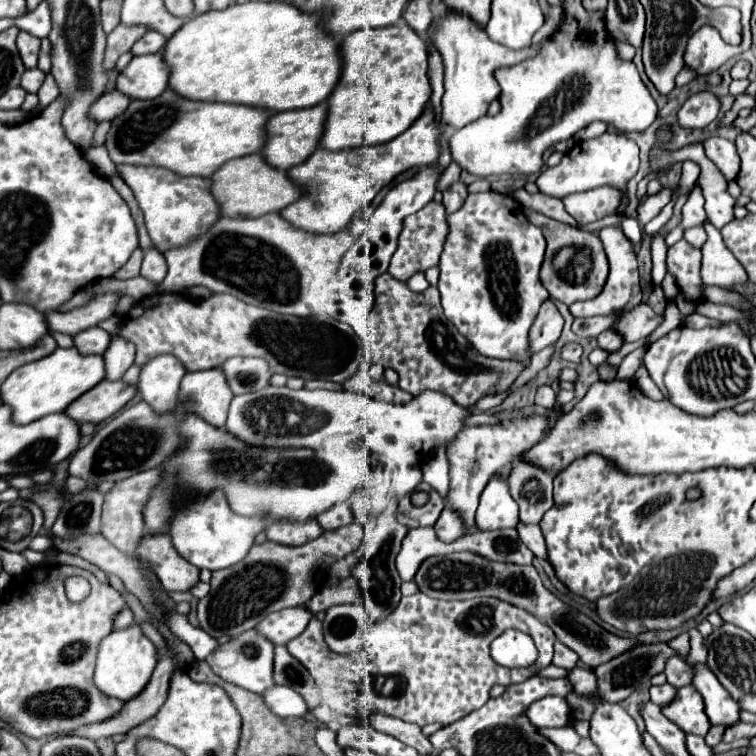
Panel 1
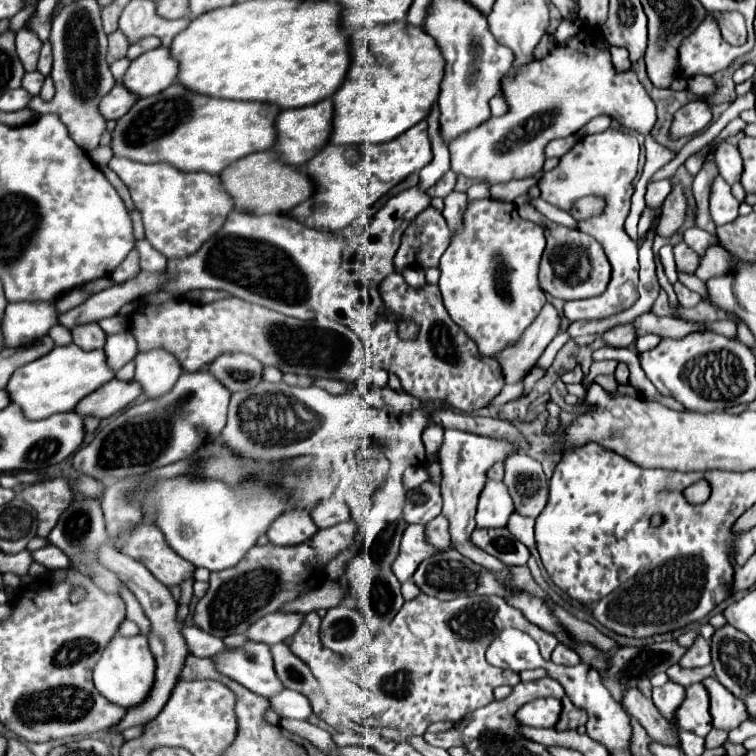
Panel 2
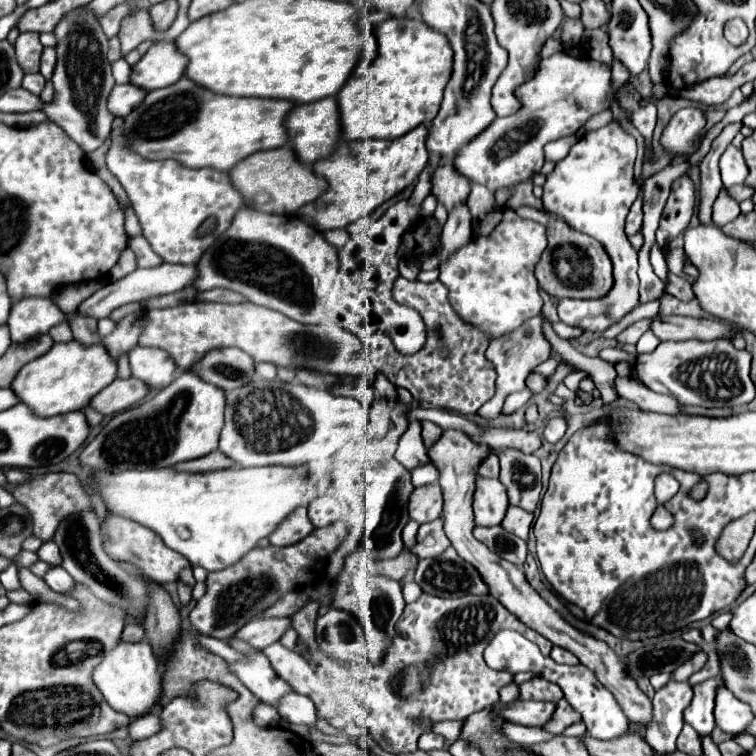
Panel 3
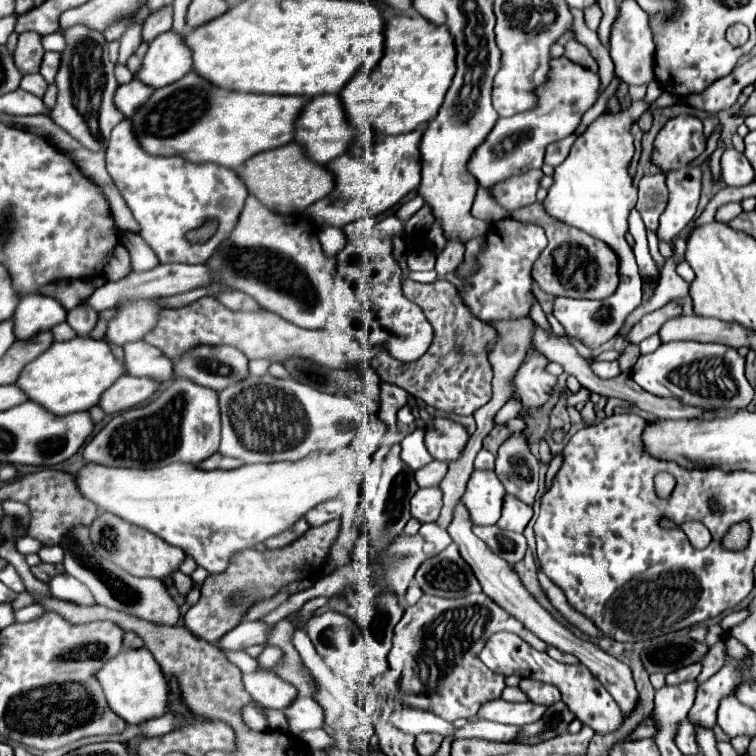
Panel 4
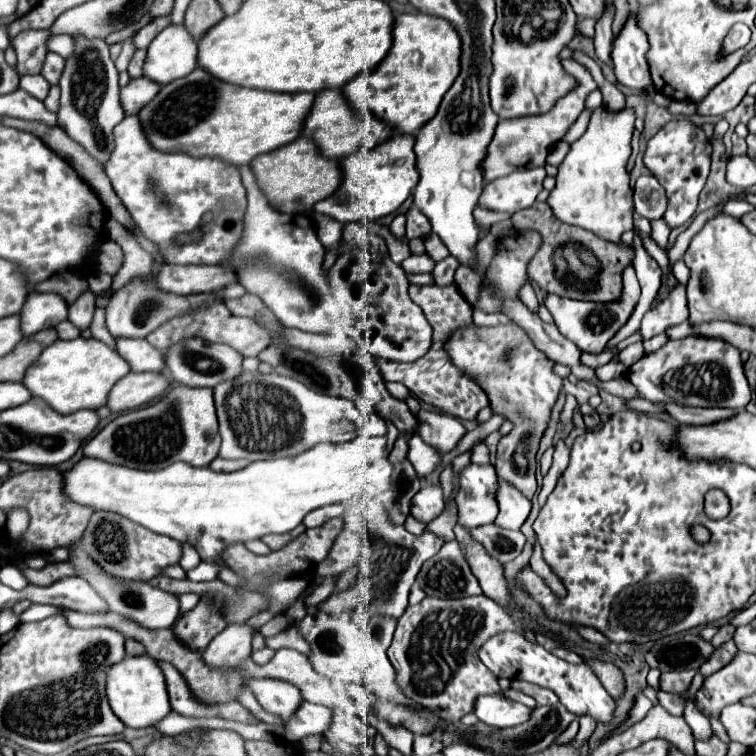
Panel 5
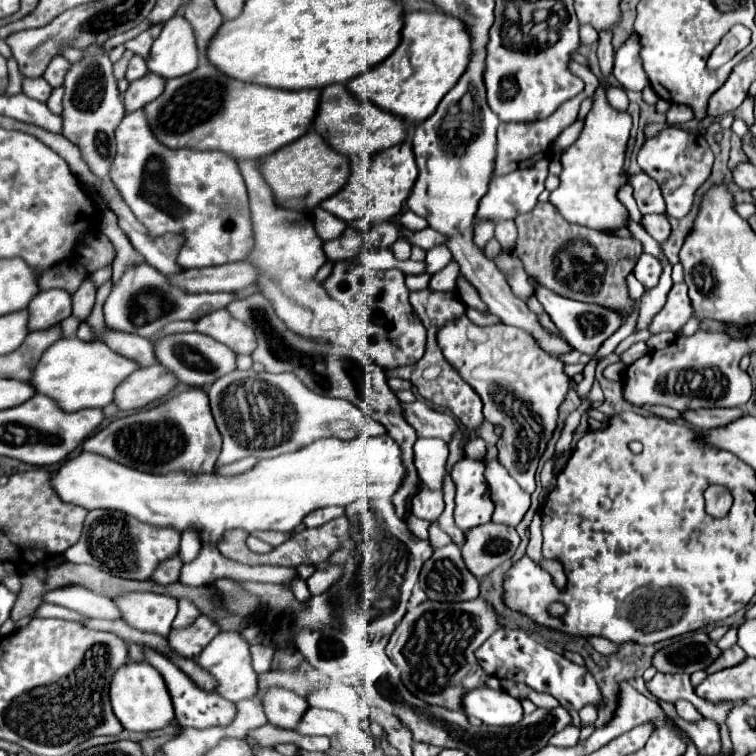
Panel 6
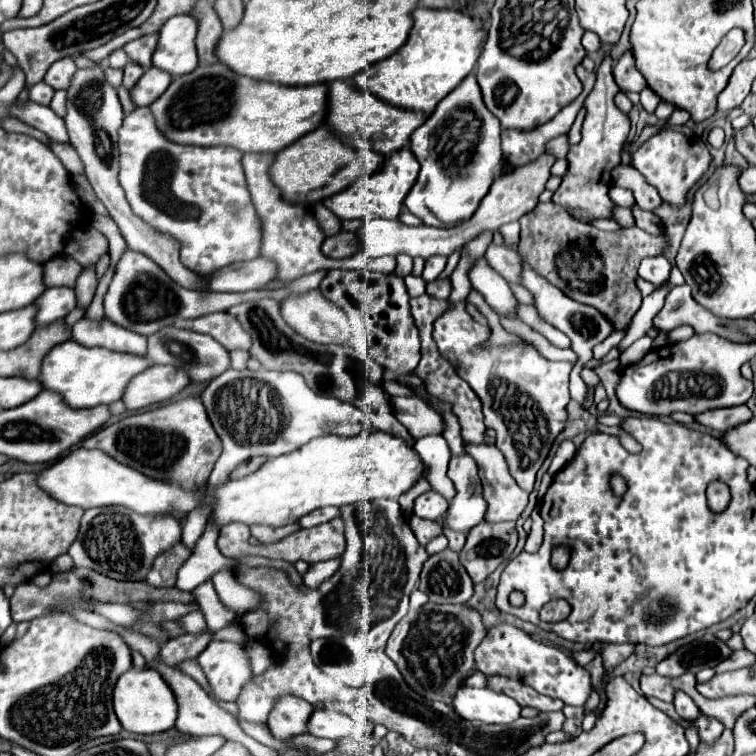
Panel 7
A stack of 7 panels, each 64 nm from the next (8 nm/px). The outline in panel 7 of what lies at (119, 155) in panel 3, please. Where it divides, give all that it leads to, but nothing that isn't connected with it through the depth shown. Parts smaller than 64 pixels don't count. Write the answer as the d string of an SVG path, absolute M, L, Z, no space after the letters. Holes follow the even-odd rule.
M136 108L124 116L118 130L120 148L120 186L126 192L126 200L136 216L150 224L158 232L170 234L180 240L180 262L196 274L210 274L220 266L248 260L248 252L260 250L260 224L250 202L242 172L242 152L234 148L192 148L180 144L168 144L160 136L150 108Z

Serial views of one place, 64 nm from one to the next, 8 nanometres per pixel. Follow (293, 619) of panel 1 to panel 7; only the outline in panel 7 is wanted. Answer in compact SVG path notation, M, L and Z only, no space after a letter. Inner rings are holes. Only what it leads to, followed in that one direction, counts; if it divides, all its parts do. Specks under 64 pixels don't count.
M212 640L198 656L198 664L208 678L212 694L226 702L234 702L254 676L248 654L238 642Z

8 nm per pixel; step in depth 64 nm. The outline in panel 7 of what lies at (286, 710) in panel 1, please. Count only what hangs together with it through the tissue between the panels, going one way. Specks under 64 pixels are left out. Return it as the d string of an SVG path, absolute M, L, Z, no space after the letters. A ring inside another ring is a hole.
M314 710L312 716L308 718L306 728L314 736L336 740L336 738L348 734L350 718L344 716L342 712L334 712L334 710Z

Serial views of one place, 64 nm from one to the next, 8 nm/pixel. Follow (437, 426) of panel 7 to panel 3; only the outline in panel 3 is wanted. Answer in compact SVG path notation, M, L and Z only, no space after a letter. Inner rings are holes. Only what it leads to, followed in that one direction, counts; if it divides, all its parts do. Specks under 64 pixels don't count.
M444 430L442 438L430 448L430 460L434 462L434 466L440 472L440 488L444 494L444 532L448 536L448 540L452 542L454 550L468 560L470 564L474 564L478 568L478 572L484 576L484 580L488 580L488 588L492 588L492 596L496 596L512 614L516 614L526 626L534 628L536 632L540 632L544 638L552 640L556 646L570 650L574 656L578 656L578 660L588 666L592 672L596 672L600 684L604 684L616 698L616 702L620 704L622 712L628 716L630 722L640 722L644 726L648 726L654 718L652 714L652 702L650 698L636 686L636 682L628 680L628 676L624 676L624 662L614 654L614 650L608 648L606 642L600 642L592 636L584 636L582 632L578 632L574 626L570 626L524 578L524 572L506 562L504 558L496 556L494 552L490 552L488 548L484 548L482 542L478 542L472 536L472 528L474 524L474 510L472 510L472 500L474 500L474 492L476 492L476 480L478 480L478 468L480 464L492 454L492 448L486 444L478 444L474 440L470 440L464 432L460 430Z

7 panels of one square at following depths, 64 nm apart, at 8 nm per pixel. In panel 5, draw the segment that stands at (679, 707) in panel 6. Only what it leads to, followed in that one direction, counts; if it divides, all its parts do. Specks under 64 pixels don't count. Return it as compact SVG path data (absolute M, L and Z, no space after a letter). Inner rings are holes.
M690 704L686 710L684 710L684 720L688 722L688 726L692 728L696 740L710 740L712 738L712 726L710 726L710 720L706 716L702 716L700 712L696 712L694 704Z

